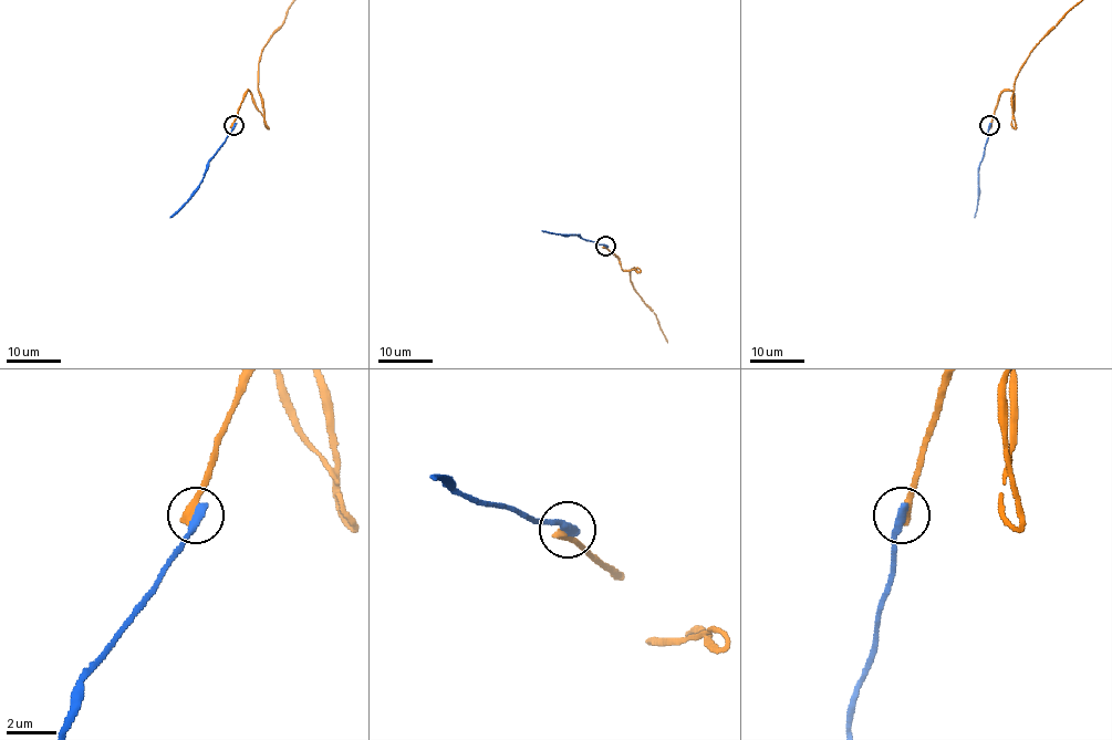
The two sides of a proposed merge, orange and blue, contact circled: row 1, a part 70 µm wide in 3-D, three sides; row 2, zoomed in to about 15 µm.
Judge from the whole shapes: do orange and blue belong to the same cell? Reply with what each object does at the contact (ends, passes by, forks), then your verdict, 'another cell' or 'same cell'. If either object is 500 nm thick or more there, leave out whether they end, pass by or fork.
orange ends | blue ends | another cell

